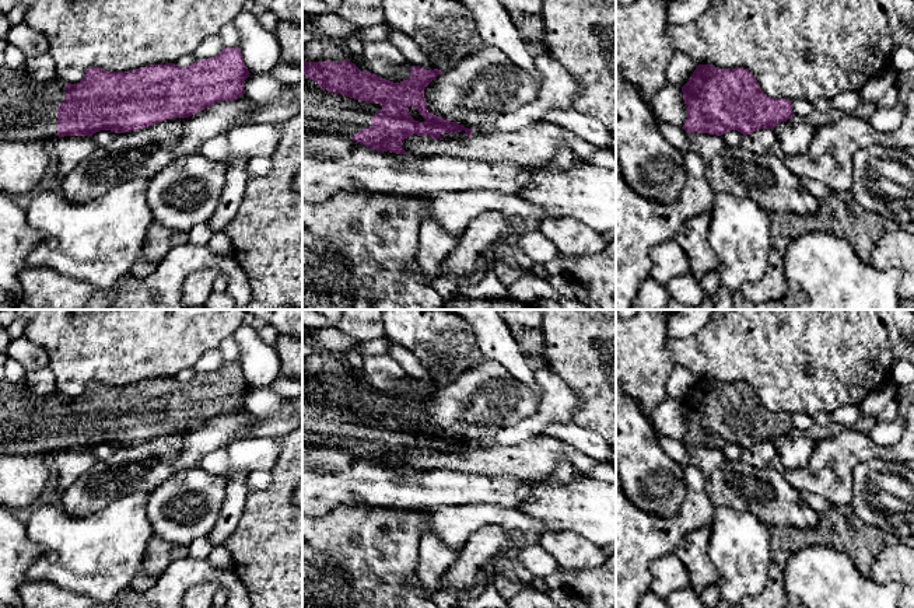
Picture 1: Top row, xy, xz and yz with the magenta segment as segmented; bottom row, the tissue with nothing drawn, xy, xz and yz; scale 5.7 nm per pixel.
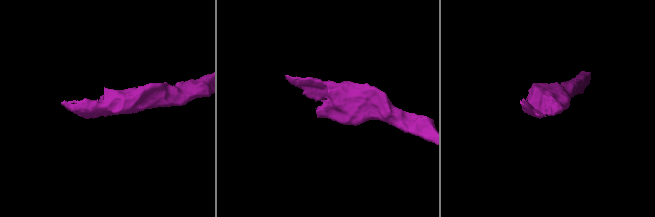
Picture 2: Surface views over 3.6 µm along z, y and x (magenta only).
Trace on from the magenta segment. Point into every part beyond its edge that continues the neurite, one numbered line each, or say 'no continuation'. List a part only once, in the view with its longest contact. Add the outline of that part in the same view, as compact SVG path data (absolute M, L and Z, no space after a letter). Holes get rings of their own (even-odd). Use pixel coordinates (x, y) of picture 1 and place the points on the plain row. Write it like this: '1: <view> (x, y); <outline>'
1: xz (325, 426); M302 392L302 447L335 447L353 452L371 440L371 431L381 423L379 417L329 406Z

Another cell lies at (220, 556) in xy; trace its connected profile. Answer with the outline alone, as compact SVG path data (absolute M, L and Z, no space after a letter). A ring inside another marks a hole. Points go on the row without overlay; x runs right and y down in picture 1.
M224 544L213 546L207 559L221 572L234 569L234 559Z

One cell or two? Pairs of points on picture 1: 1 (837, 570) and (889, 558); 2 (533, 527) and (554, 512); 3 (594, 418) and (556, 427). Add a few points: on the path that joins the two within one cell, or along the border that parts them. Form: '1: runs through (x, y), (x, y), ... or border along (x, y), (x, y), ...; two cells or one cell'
1: border along (868, 576), (878, 583), (896, 582), (899, 584); two cells
2: border along (518, 509), (550, 531); two cells
3: border along (574, 420), (594, 430), (601, 437); two cells

